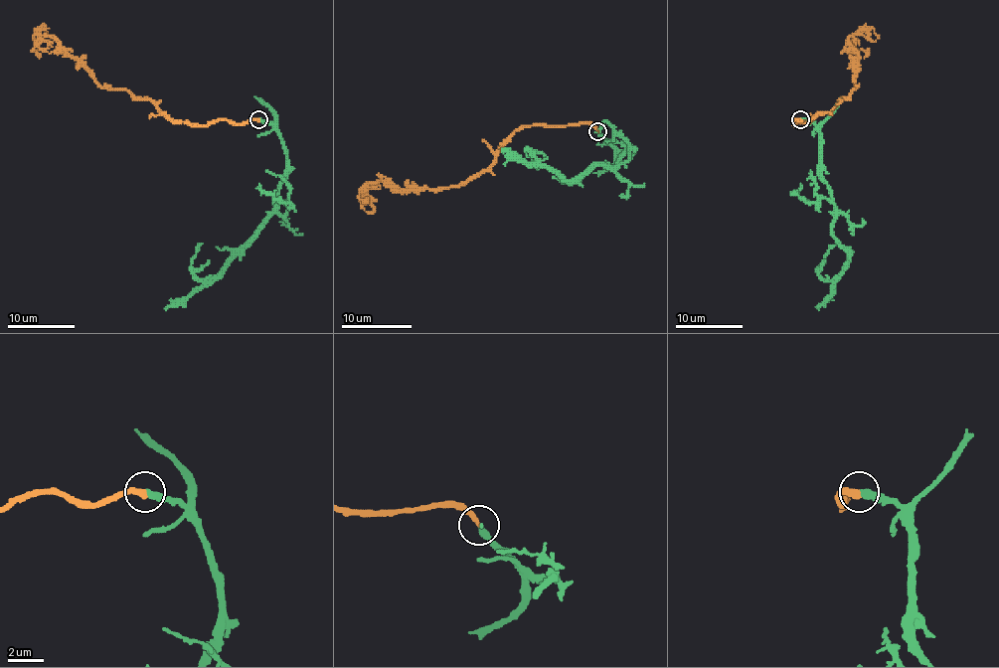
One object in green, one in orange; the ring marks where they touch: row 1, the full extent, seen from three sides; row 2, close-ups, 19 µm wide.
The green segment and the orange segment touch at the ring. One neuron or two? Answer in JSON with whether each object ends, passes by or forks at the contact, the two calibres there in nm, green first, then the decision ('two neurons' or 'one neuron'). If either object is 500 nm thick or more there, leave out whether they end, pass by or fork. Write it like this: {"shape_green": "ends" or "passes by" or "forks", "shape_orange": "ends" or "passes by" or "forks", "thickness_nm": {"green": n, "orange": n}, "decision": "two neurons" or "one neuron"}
{"shape_green": "ends", "shape_orange": "ends", "thickness_nm": {"green": 280, "orange": 280}, "decision": "one neuron"}

